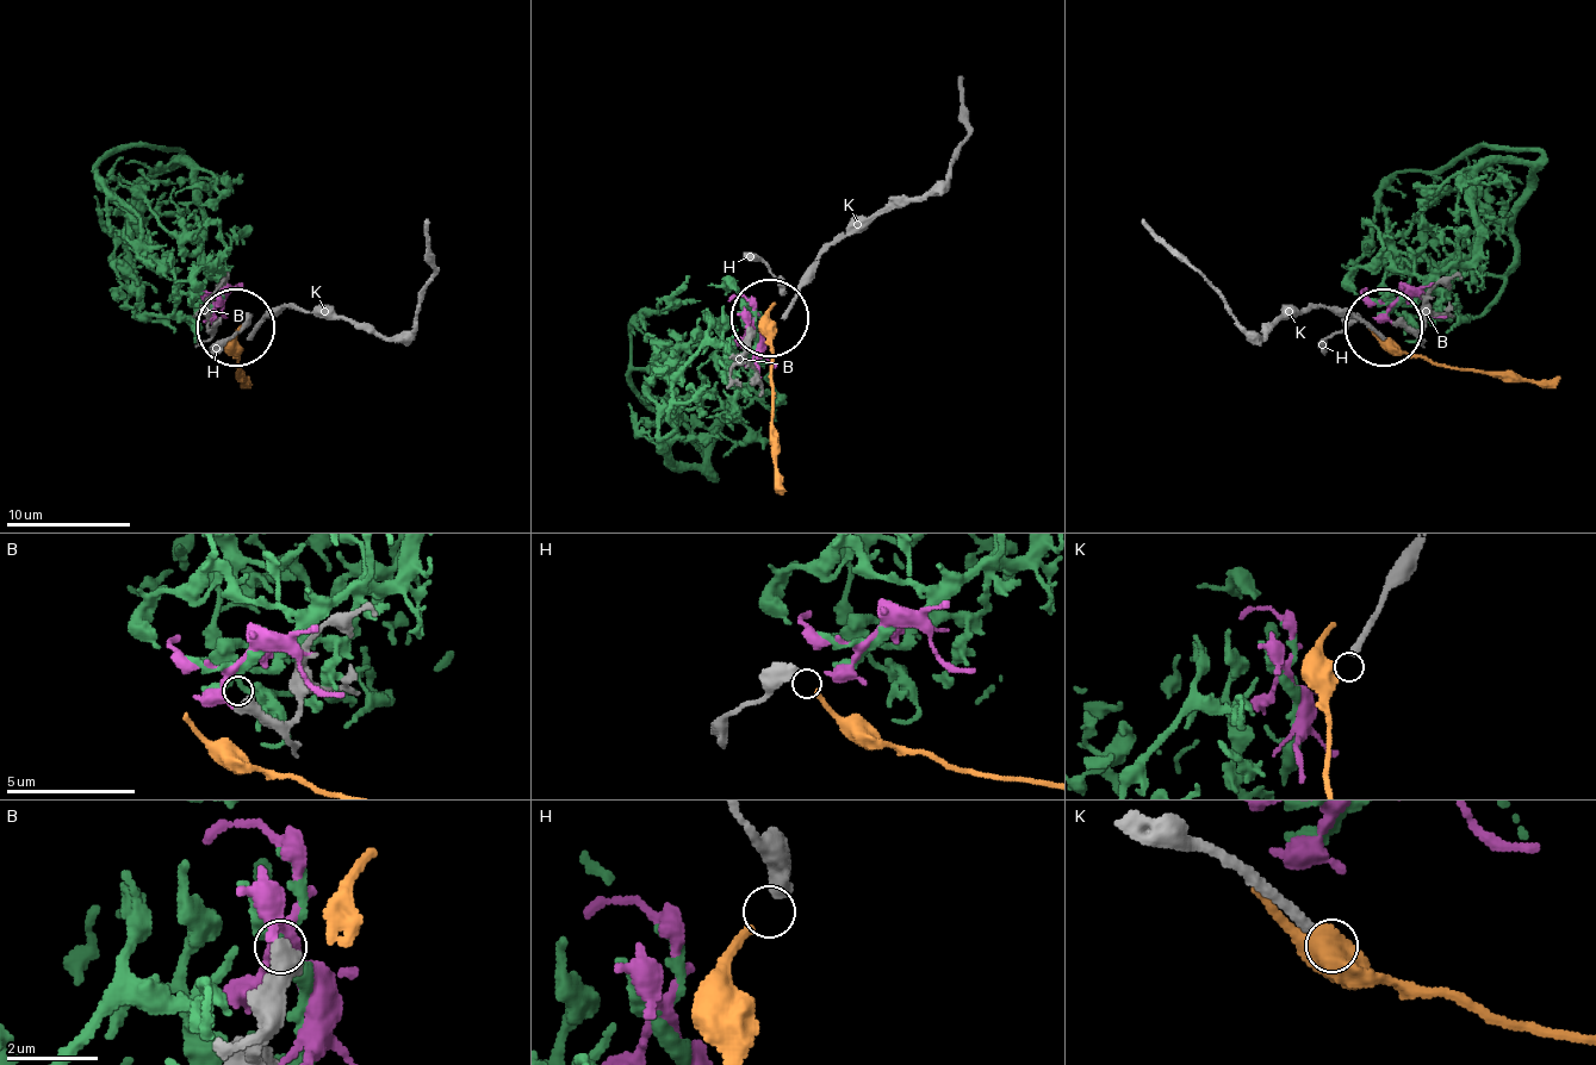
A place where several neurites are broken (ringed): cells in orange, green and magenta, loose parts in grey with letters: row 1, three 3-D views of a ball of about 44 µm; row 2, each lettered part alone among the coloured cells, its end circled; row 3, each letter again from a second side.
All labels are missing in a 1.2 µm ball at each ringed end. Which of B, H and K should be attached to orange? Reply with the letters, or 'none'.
H

